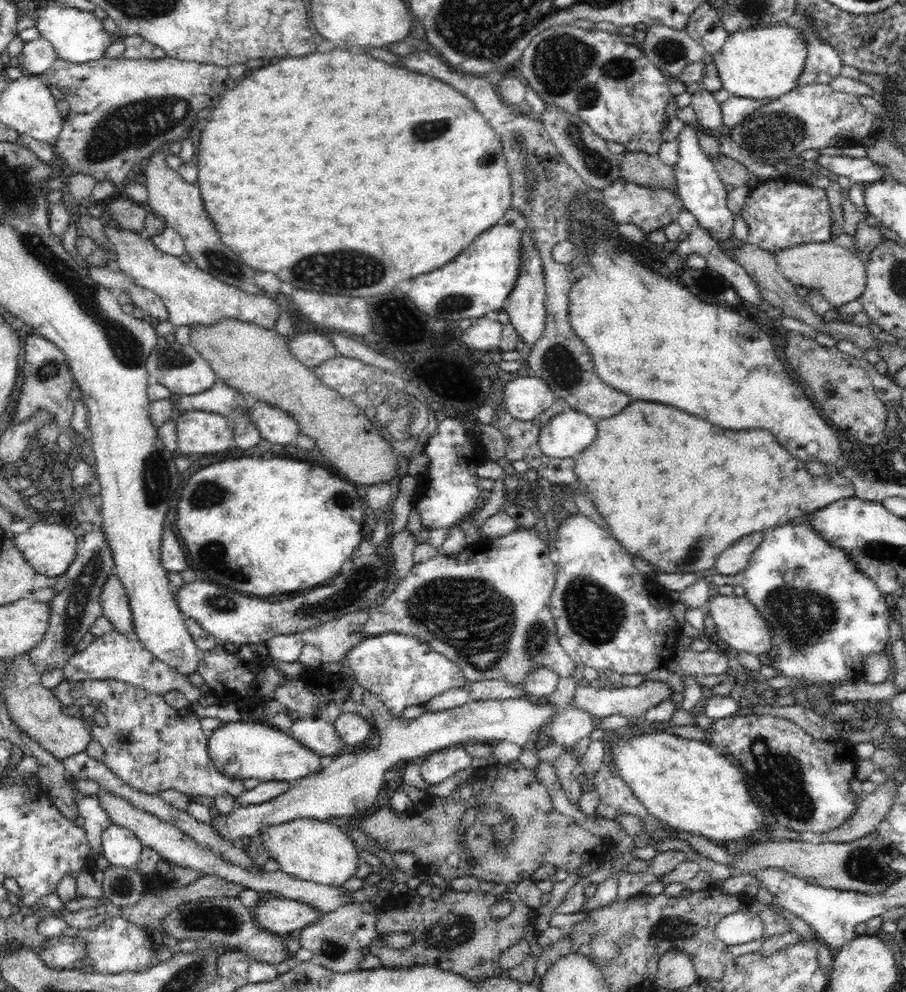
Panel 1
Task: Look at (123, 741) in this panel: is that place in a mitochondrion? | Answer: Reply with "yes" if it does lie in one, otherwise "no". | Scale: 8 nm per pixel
yes

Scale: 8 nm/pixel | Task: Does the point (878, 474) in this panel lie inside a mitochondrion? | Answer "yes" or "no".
no

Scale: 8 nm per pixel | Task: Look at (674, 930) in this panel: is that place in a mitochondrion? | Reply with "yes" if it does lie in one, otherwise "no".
yes

